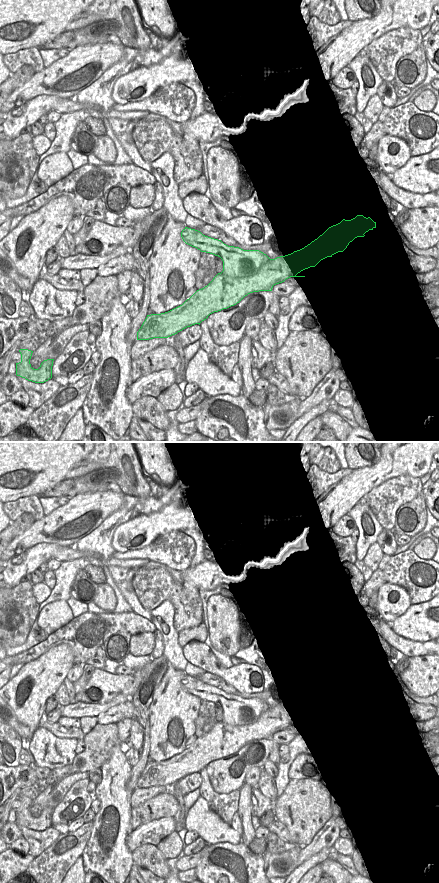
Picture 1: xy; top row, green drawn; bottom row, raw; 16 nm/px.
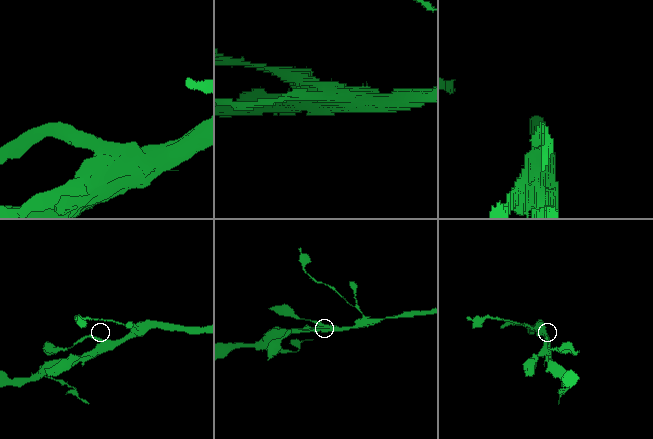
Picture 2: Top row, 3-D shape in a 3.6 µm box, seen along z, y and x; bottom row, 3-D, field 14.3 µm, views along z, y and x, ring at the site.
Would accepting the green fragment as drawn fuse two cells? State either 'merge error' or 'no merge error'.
merge error

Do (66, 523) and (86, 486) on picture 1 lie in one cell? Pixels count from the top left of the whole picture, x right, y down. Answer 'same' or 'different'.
different

